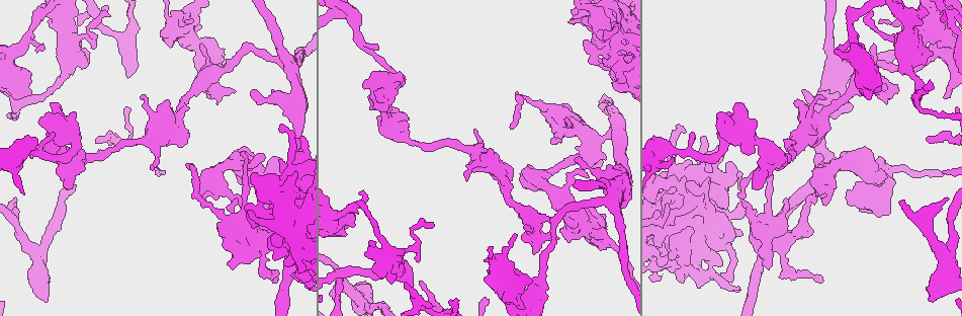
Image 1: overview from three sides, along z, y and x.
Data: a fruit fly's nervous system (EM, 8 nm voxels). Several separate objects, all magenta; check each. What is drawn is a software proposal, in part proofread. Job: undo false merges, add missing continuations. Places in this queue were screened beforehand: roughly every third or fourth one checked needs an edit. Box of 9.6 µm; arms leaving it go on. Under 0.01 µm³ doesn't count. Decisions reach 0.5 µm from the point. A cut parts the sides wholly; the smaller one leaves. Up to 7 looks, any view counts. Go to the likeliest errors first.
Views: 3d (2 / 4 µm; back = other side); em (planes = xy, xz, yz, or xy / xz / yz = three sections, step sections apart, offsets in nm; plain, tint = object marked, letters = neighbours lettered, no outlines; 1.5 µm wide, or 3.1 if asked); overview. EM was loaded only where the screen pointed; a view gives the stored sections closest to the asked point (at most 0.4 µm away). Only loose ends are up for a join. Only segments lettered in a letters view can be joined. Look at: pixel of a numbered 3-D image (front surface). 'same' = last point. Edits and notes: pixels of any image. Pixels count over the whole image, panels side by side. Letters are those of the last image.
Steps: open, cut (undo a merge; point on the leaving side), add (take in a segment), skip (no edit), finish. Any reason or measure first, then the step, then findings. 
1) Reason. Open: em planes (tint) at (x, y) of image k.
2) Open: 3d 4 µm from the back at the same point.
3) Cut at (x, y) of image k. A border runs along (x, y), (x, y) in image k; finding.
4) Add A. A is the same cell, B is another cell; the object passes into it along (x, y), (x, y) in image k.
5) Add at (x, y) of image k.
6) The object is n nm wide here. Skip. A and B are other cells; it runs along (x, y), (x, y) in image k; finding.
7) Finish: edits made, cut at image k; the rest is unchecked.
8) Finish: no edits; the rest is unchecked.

Sharp bend. Open: 3d 4 µm at (715, 236) of image 1.

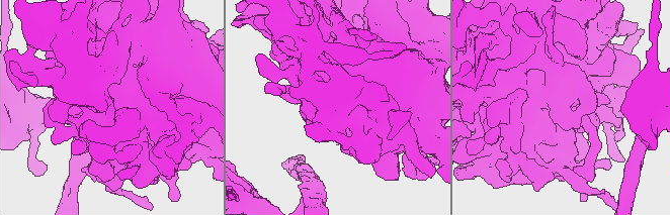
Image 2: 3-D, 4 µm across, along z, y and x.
Open: em planes (tint) at (564, 105) of image 2.

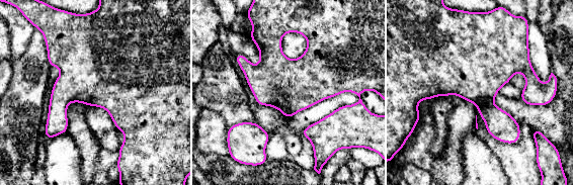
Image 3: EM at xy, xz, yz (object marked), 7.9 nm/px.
See the neighbours. Open: em planes (letters) at the same point.

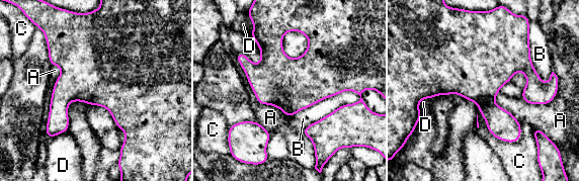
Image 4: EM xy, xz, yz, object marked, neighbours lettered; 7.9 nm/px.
Skip. A, B, C and D are other cells; a border runs along (477, 105), (493, 136), (520, 139) in image 4; all the same neuron.

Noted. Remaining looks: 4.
Stops while still wide. Open: 3d 4 µm at (369, 287) of image 1.

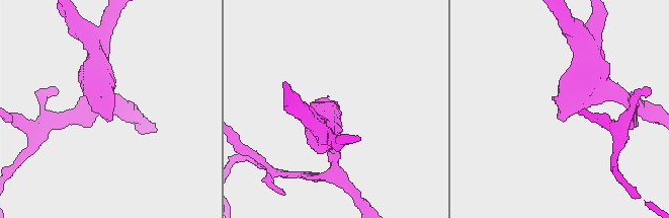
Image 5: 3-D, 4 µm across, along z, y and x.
Open: em xz step 8 (letters) at (562, 120) of image 5.

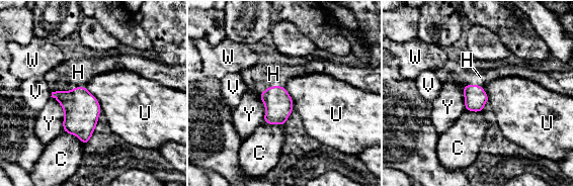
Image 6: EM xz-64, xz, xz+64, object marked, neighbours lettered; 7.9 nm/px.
Another direction. Open: em planes (letters) at the same point.

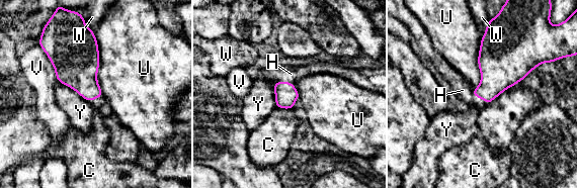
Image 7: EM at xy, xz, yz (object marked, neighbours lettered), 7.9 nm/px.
Add H. H is the same cell, C, U, V, W and Y are other cells; it goes on there.

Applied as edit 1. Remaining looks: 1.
Finish: edits made, add at image 7; the rest is unchecked.

